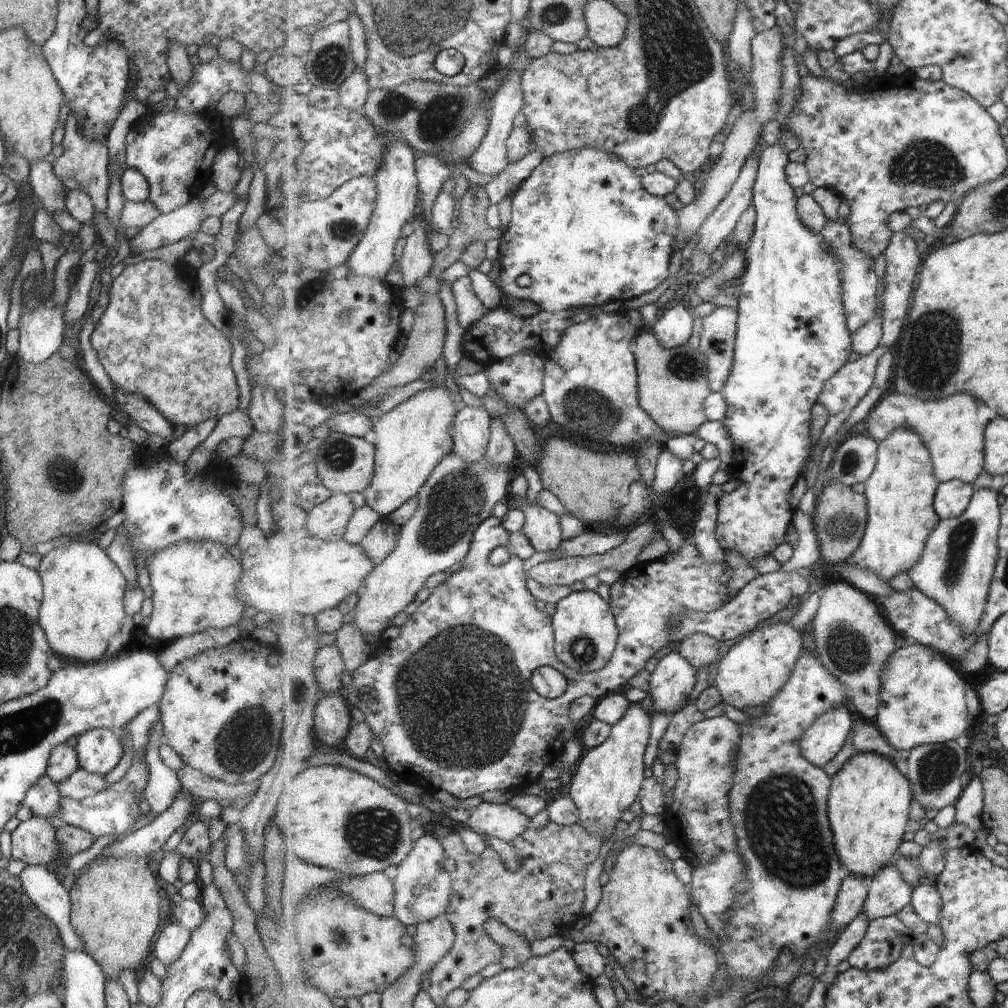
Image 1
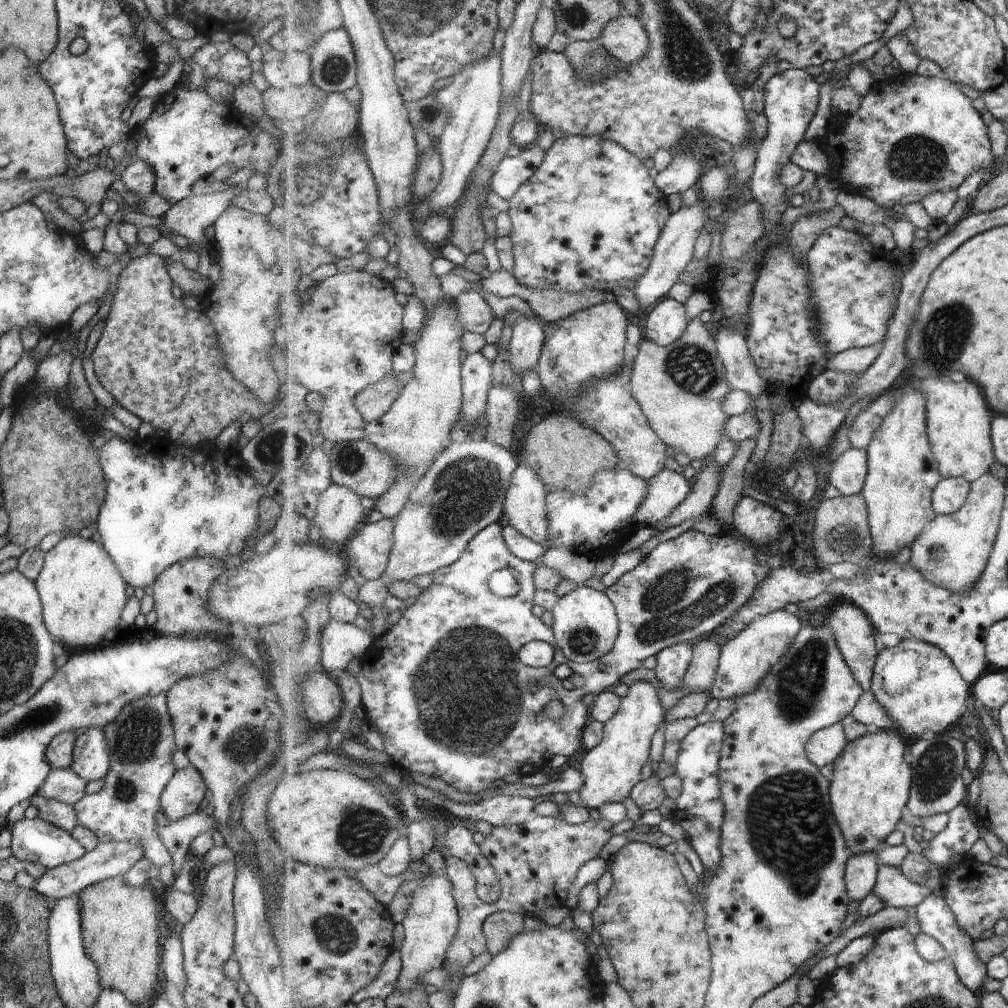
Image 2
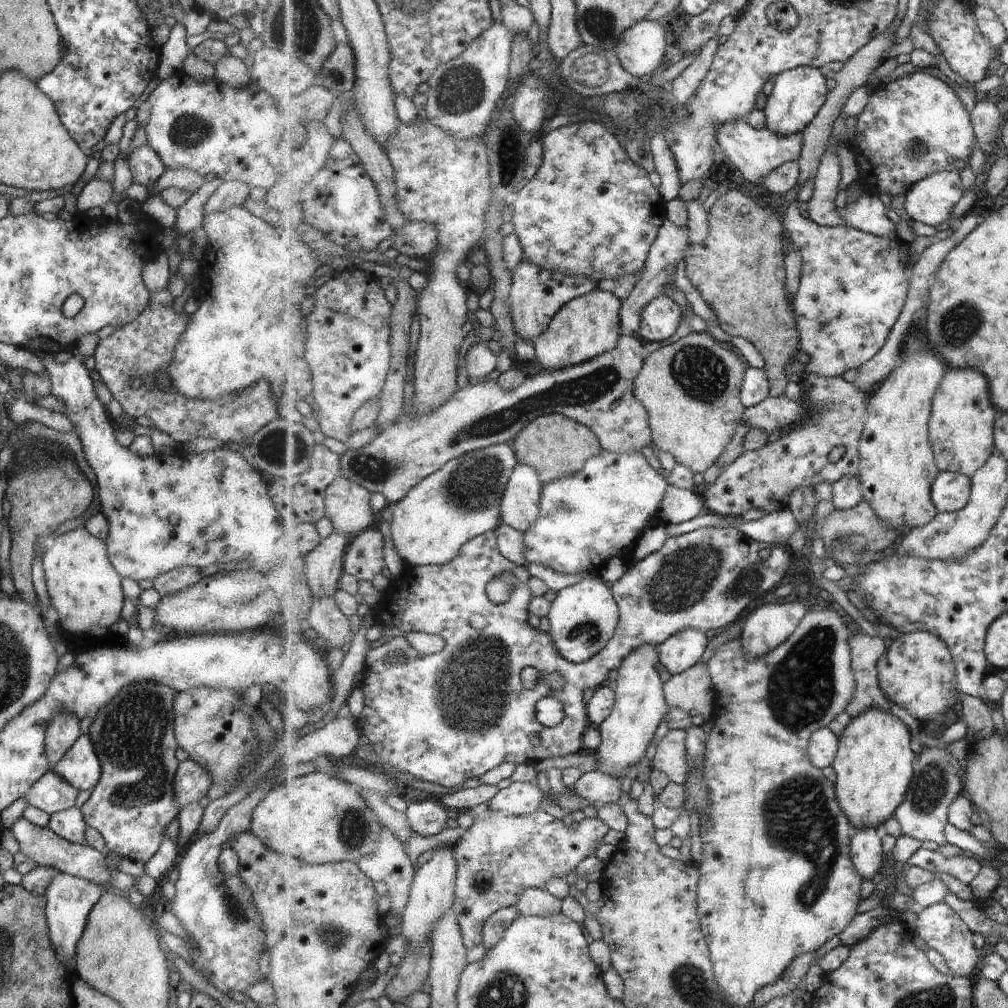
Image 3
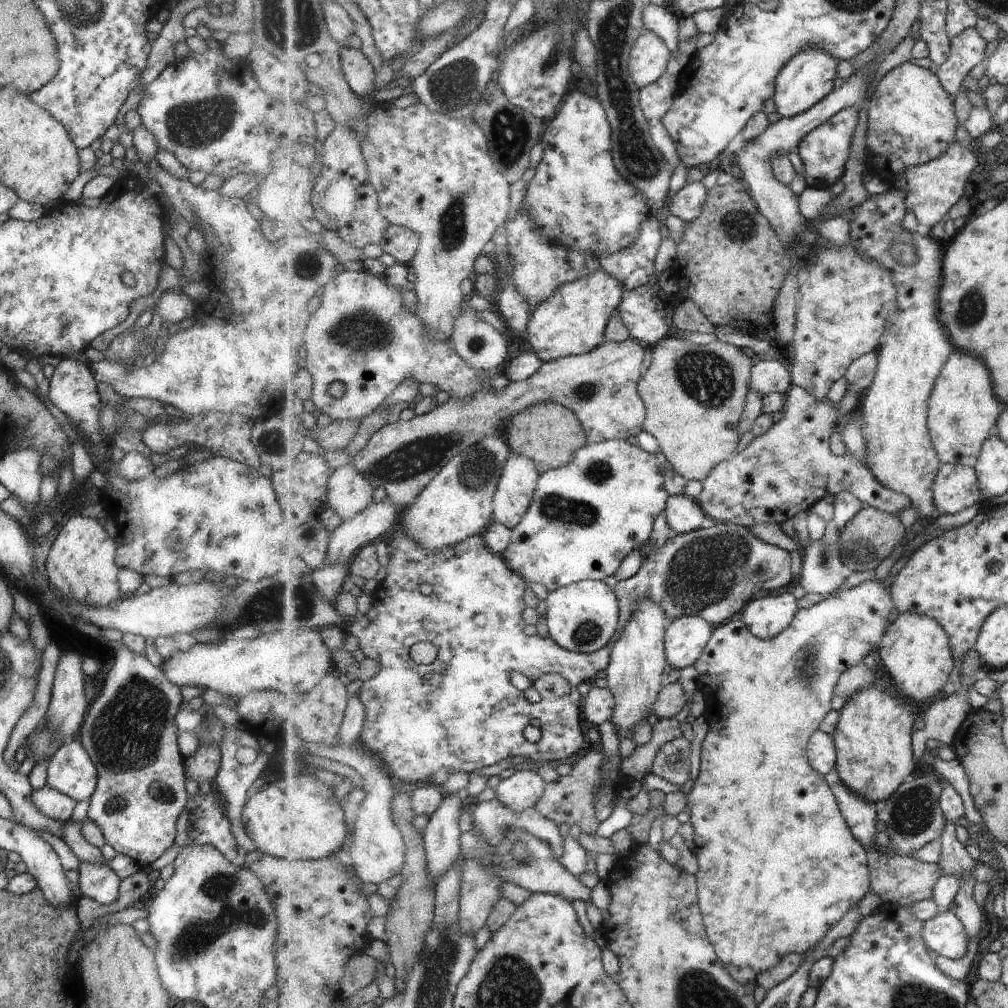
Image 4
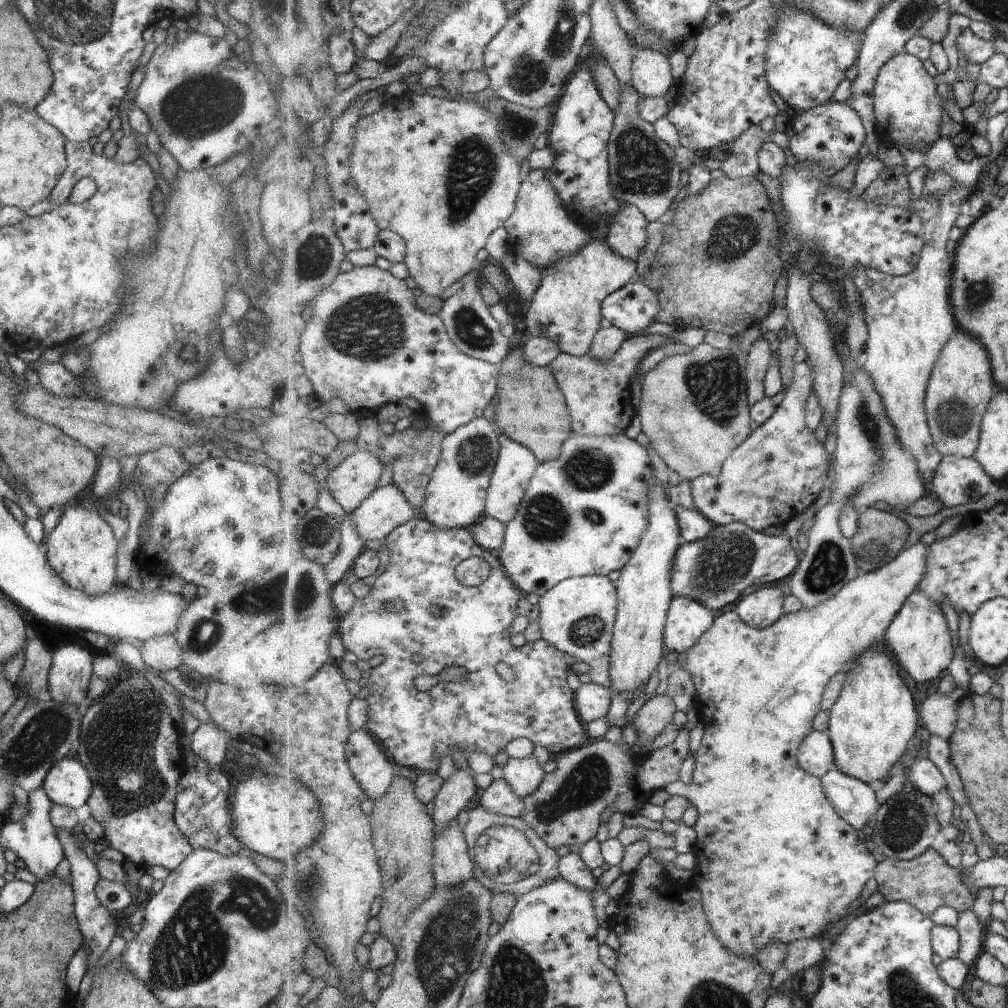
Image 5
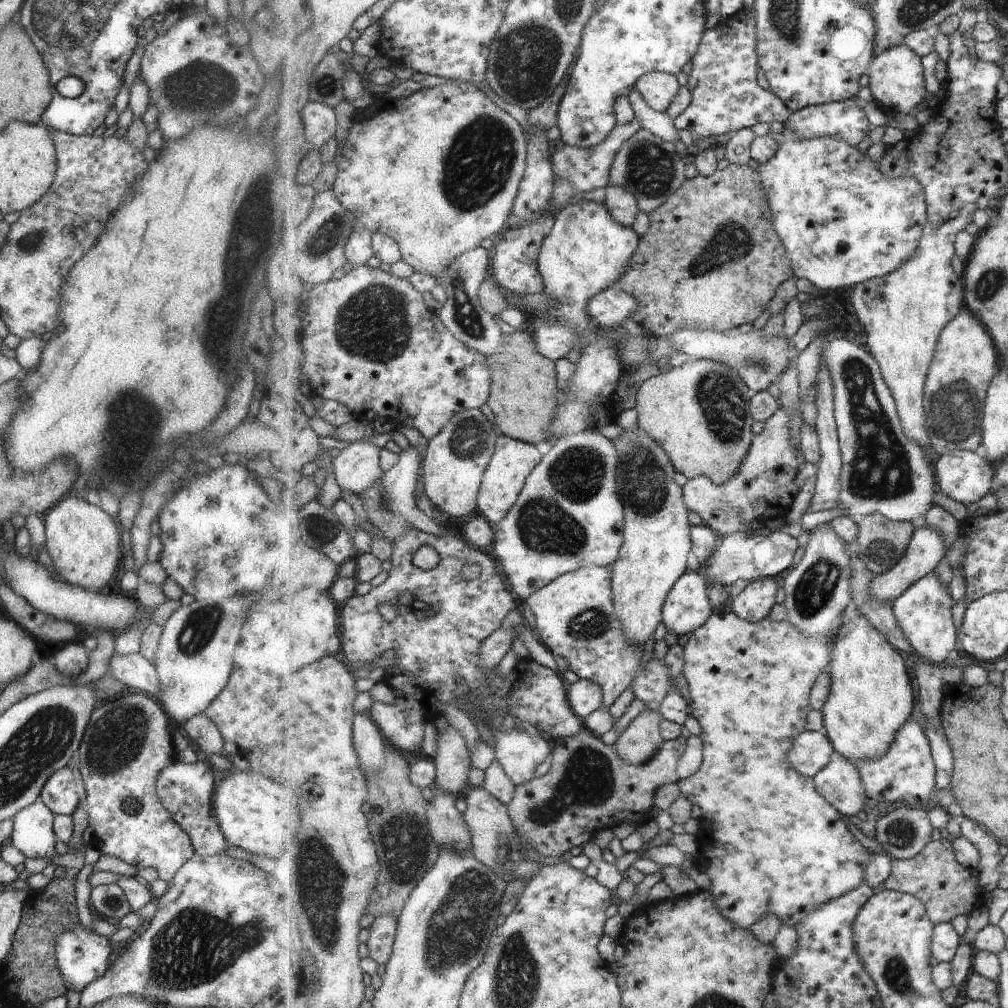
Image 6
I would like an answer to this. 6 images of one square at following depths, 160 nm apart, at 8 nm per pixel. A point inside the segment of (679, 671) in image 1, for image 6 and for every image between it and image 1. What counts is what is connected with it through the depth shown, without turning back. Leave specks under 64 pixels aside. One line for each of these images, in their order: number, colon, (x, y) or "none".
2: (673, 662)
3: (685, 649)
4: (687, 637)
5: (688, 620)
6: (687, 608)

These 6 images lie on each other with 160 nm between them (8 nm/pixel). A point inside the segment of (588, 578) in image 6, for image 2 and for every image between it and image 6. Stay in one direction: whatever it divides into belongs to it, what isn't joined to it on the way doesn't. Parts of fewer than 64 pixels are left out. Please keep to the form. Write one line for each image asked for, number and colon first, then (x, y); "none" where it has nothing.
2: (586, 625)
3: (584, 617)
4: (584, 617)
5: (578, 616)

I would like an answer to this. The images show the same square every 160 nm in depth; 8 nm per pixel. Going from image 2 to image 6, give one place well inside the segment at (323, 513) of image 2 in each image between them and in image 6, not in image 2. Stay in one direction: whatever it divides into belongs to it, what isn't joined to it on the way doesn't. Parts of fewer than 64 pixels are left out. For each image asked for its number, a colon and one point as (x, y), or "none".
3: (348, 504)
4: (350, 492)
5: (350, 483)
6: (357, 468)

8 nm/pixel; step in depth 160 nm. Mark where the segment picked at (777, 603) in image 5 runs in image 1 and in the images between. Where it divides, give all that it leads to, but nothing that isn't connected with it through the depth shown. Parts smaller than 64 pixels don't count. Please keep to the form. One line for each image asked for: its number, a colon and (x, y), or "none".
1: (754, 671)
2: (746, 660)
3: (771, 625)
4: (769, 616)

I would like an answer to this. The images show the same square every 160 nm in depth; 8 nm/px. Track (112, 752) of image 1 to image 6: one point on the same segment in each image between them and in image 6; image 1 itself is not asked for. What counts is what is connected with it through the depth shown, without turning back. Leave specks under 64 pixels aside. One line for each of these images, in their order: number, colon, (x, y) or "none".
2: (90, 759)
3: (79, 766)
4: (69, 770)
5: (67, 783)
6: (58, 795)

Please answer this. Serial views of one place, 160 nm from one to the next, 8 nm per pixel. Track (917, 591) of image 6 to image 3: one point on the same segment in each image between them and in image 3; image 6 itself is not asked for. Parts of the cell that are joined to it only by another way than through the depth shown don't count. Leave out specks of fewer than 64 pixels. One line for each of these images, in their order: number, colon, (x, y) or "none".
3: (918, 673)
4: (916, 651)
5: (920, 640)

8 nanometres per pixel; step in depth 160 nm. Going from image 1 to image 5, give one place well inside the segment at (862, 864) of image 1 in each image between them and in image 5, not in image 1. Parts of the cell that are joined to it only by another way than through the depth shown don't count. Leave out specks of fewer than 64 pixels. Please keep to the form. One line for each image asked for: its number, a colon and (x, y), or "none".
2: (870, 790)
3: (875, 763)
4: (875, 753)
5: (875, 717)

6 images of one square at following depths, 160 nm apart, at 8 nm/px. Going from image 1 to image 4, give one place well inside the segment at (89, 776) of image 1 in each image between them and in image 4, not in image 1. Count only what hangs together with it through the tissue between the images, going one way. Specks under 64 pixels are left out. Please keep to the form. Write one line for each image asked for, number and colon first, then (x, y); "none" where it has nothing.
2: (64, 785)
3: (51, 793)
4: (55, 805)

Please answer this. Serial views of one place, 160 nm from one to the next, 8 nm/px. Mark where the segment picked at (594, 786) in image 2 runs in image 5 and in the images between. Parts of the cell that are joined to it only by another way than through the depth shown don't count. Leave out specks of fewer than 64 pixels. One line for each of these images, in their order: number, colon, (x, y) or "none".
3: (641, 705)
4: (635, 675)
5: (644, 586)

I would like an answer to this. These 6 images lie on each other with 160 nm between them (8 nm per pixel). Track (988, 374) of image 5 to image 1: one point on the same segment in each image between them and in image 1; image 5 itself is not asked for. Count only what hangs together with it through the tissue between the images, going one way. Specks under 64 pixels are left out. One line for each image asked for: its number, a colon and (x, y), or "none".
1: (950, 427)
2: (959, 423)
3: (962, 420)
4: (964, 411)

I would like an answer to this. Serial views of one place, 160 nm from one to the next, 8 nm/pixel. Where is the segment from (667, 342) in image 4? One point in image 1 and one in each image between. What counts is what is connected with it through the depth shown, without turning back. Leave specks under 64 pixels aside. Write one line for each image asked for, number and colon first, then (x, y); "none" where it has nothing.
1: (673, 384)
2: (681, 387)
3: (691, 388)

